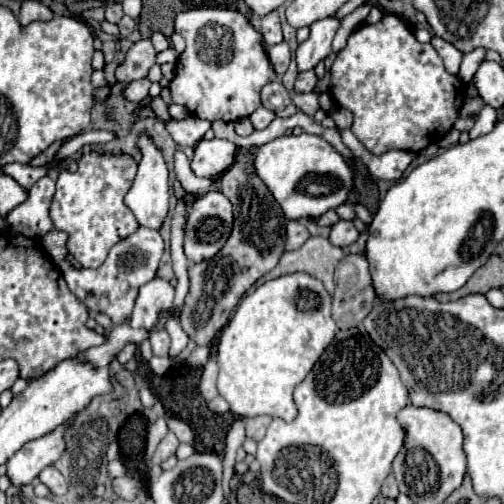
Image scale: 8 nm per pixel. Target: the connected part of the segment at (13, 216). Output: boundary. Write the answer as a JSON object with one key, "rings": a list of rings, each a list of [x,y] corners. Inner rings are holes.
{"rings":[[[46,175],[42,181],[36,181],[32,193],[26,199],[26,205],[18,205],[16,209],[8,211],[4,217],[6,227],[12,233],[20,233],[24,237],[40,239],[44,233],[52,231],[52,221],[48,217],[48,207],[54,195],[54,181]]]}

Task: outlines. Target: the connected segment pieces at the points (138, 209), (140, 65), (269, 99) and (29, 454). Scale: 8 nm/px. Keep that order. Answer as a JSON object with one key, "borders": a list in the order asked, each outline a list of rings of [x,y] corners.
{"borders":[[[[144,131],[140,137],[138,137],[138,147],[140,147],[140,153],[142,153],[142,159],[138,163],[138,173],[136,173],[136,179],[130,187],[130,191],[126,193],[124,197],[124,203],[132,209],[132,213],[136,215],[138,223],[142,227],[150,227],[150,229],[160,229],[166,213],[168,213],[168,167],[166,167],[166,161],[164,161],[164,155],[162,151],[156,147],[154,139]]],[[[140,39],[128,49],[126,59],[116,67],[116,79],[120,83],[142,79],[148,75],[148,69],[154,63],[156,63],[156,51],[152,43],[148,39]]],[[[272,82],[262,89],[262,105],[268,109],[278,111],[280,107],[286,107],[292,103],[291,94],[282,83]]],[[[66,421],[64,425],[60,425],[60,429],[54,429],[52,433],[46,433],[36,441],[28,441],[24,449],[20,449],[20,453],[14,453],[8,459],[6,473],[14,485],[32,483],[46,465],[54,465],[64,455],[64,433],[70,423],[72,421]]]]}

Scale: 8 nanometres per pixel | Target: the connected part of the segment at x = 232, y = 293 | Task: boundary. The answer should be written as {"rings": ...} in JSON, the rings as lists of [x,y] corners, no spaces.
{"rings":[[[242,153],[236,163],[222,173],[222,193],[234,205],[234,229],[226,245],[208,261],[196,263],[188,269],[190,291],[186,295],[180,323],[196,345],[210,345],[214,335],[228,323],[230,313],[240,303],[240,297],[262,275],[266,275],[286,251],[286,219],[280,205],[268,193],[266,185],[252,171],[252,153]]]}

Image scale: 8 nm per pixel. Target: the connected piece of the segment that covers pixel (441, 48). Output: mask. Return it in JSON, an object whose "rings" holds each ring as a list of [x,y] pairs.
{"rings":[[[436,35],[432,37],[432,45],[438,51],[438,55],[442,57],[442,61],[446,65],[446,71],[452,73],[452,75],[458,75],[464,53],[460,53],[452,43],[448,43],[448,41],[444,41],[442,37],[436,37]]]}

